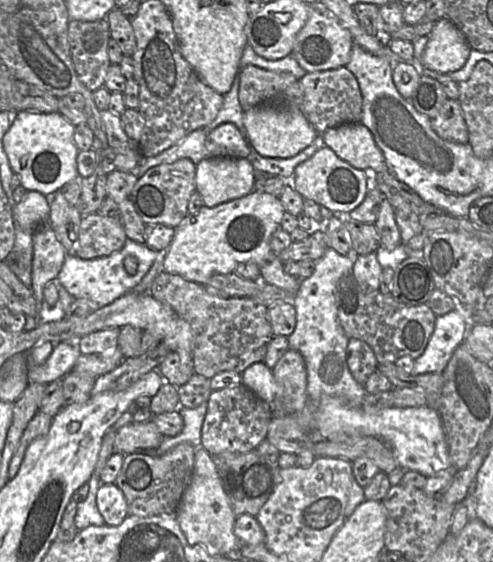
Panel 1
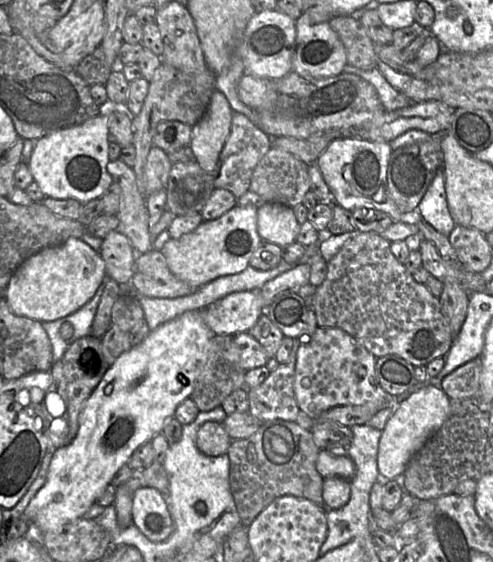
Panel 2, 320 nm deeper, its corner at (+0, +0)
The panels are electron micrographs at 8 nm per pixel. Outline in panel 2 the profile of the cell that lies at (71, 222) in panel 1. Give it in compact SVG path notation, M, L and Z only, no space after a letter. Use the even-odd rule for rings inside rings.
M111 231L103 238L99 254L105 261L107 276L119 284L130 283L134 261L141 253L134 250L127 236Z

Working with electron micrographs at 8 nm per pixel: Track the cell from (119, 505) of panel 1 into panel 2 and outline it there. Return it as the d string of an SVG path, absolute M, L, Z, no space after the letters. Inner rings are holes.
M141 487L132 494L132 520L152 542L165 541L173 532L173 519L165 498L151 487Z

